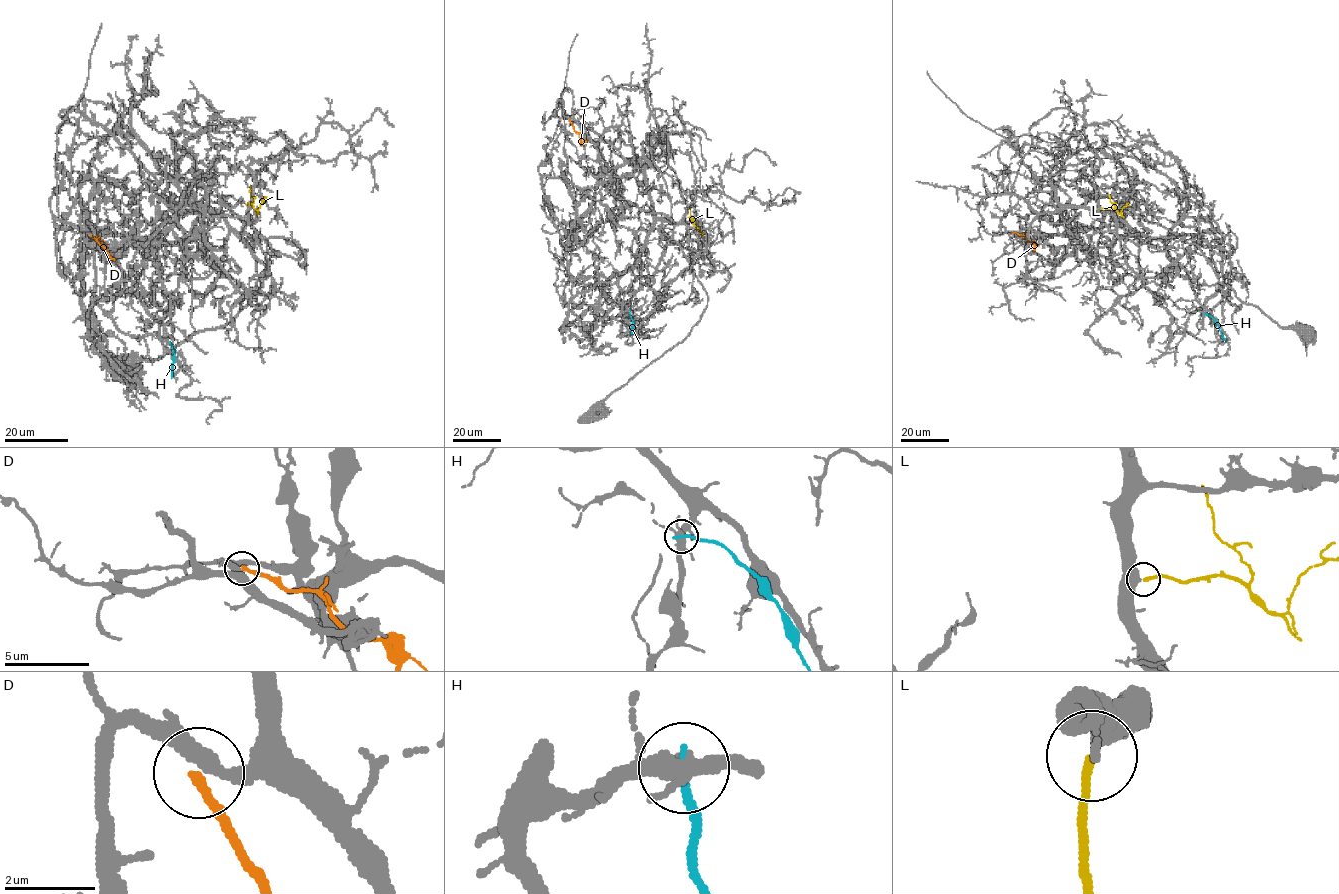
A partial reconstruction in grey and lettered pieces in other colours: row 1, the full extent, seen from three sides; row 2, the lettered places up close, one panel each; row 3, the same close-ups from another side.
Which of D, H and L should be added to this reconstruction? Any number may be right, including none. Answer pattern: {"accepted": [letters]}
{"accepted": ["L"]}

